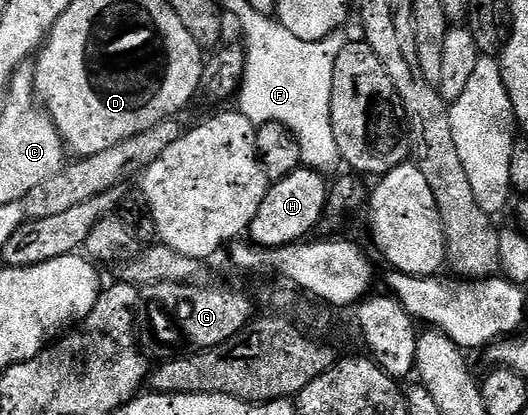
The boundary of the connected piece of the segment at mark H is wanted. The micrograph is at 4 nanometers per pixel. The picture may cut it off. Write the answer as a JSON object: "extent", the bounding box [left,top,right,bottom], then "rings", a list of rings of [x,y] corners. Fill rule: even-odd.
{"extent":[249,168,329,246],"rings":[[[300,168],[287,174],[284,178],[272,181],[267,187],[265,200],[261,200],[261,208],[257,208],[257,216],[253,216],[249,231],[250,241],[257,246],[290,246],[306,239],[307,234],[324,217],[327,209],[329,182],[326,182],[315,170]]]}

